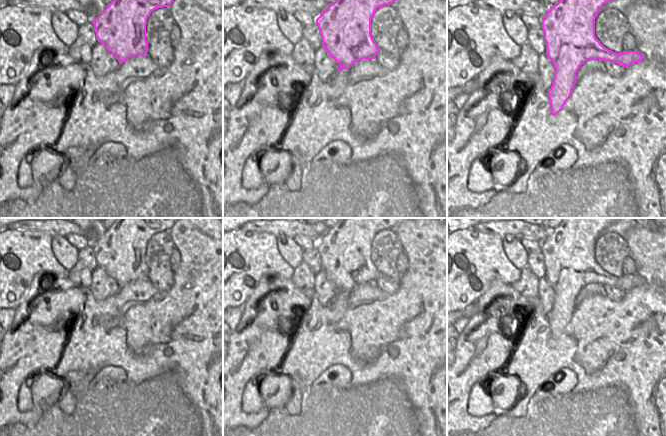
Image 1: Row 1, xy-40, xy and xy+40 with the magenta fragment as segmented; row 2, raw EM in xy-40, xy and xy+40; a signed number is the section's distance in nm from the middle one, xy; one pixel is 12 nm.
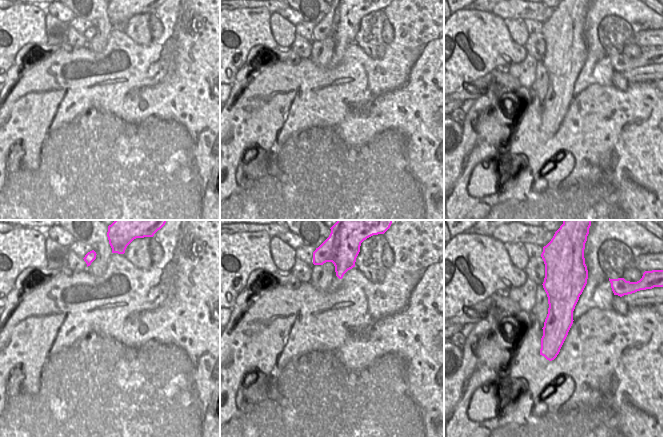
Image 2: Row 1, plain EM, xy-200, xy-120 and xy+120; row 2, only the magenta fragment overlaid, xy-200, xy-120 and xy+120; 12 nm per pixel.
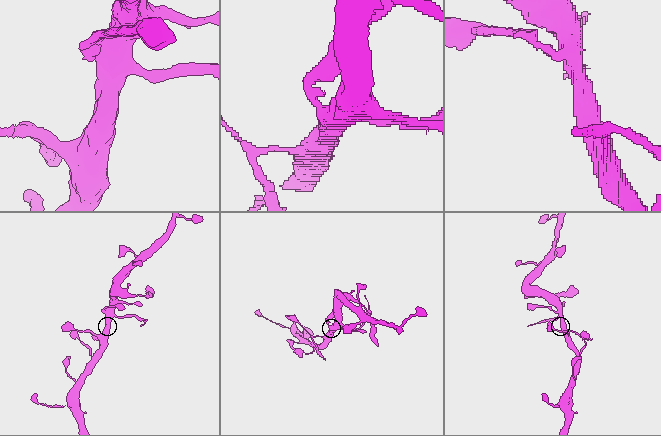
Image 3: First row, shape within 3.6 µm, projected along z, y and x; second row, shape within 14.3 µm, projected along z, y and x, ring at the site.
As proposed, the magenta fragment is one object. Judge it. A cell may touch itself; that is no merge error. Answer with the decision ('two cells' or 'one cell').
two cells

